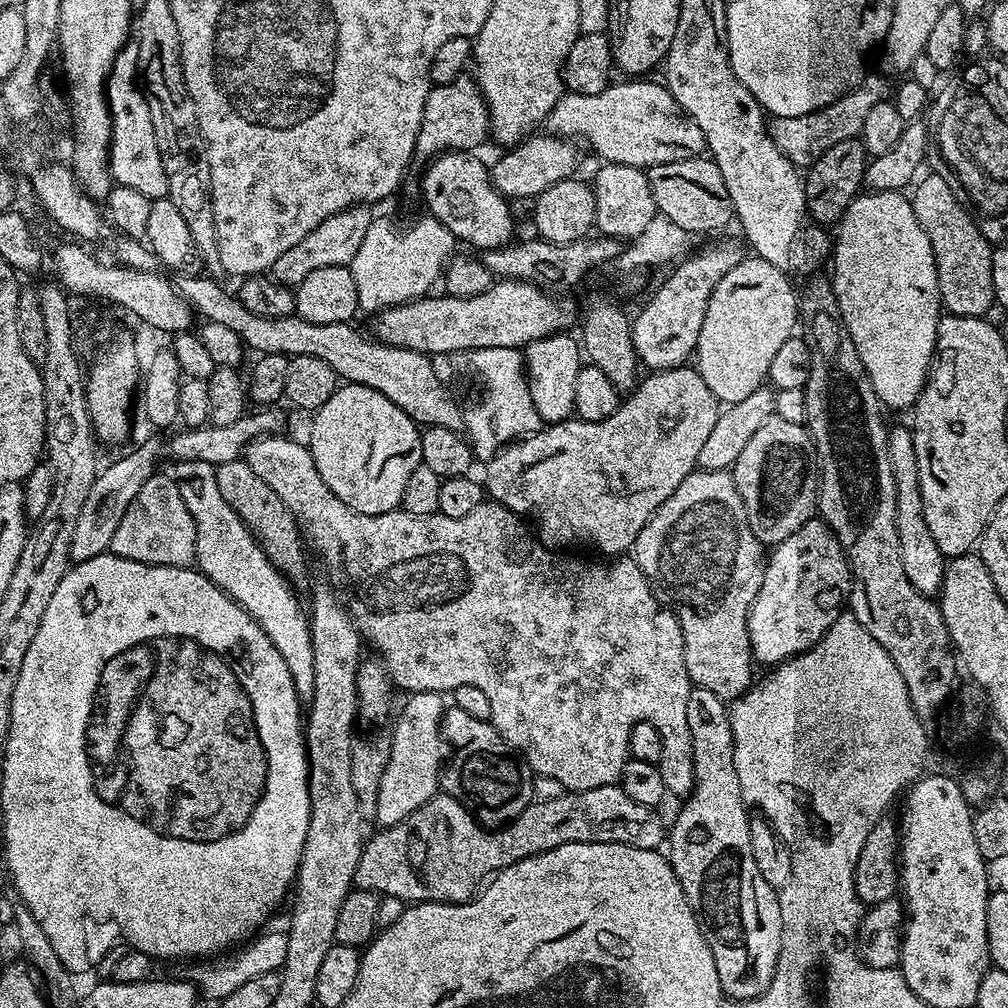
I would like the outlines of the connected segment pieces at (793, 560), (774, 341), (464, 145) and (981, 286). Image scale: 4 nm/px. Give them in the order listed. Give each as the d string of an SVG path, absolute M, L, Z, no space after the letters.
M819 518L807 520L790 538L771 549L764 565L762 586L748 611L748 633L752 658L757 665L775 666L791 656L812 648L824 637L825 630L845 611L852 591L852 571L848 569L848 556L830 526Z
M752 254L738 266L734 266L714 286L714 294L710 294L706 306L706 318L702 318L702 330L698 334L694 367L699 372L702 382L710 386L721 405L727 406L734 402L742 402L754 390L765 387L769 379L774 353L782 347L782 342L790 338L798 328L798 292L792 289L788 281L788 272L778 270L778 266L770 266L762 257Z
M471 75L454 78L454 82L437 84L428 91L426 110L422 110L422 126L416 139L416 156L435 158L441 152L472 152L490 136L488 106Z
M928 176L911 189L914 218L926 230L926 238L930 238L934 250L941 305L954 316L987 317L996 304L994 277L990 274L993 245L978 230L964 203L954 194L949 177L944 176Z

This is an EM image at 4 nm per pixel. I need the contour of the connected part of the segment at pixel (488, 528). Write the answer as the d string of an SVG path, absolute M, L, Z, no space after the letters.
M269 434L250 441L242 453L242 458L248 463L250 470L254 470L254 474L258 474L258 478L262 478L262 482L266 482L266 486L270 486L270 490L274 490L274 494L278 494L282 502L286 502L303 535L324 559L324 568L328 571L327 583L336 589L337 596L344 601L352 619L356 621L361 637L367 643L369 640L380 651L379 659L387 668L397 689L405 688L405 693L408 694L452 694L458 686L478 686L478 690L482 690L486 693L486 698L490 698L490 722L498 730L498 734L502 734L504 741L519 753L525 765L535 775L556 778L570 792L585 792L598 786L619 785L622 766L628 756L628 732L638 722L649 720L662 738L662 758L659 766L669 793L673 797L676 795L684 798L692 791L694 760L690 726L686 722L686 702L694 685L686 670L682 630L671 607L665 606L664 609L660 609L655 596L657 593L636 565L635 559L616 558L611 562L595 564L592 560L579 560L576 556L557 554L553 549L546 548L540 543L521 517L506 506L495 502L480 504L478 510L466 514L466 518L446 518L439 514L419 516L403 510L377 516L356 512L350 506L346 506L342 498L335 496L330 486L326 486L326 482L322 482L322 474L318 474L314 466L311 447L307 443L299 444L296 440L287 440L284 434Z

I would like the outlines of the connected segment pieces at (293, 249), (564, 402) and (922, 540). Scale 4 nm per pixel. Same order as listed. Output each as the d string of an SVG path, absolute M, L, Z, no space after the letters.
M353 206L334 214L322 222L322 226L314 226L314 230L310 230L302 242L290 246L290 250L284 251L278 257L278 262L274 262L270 270L272 279L280 284L295 286L302 282L302 278L314 274L314 270L322 270L326 266L349 267L354 254L358 254L358 246L362 246L362 238L366 238L366 230L370 230L374 219L372 210L368 206Z
M568 335L538 338L538 342L530 342L522 352L530 399L545 425L560 424L574 412L574 386L582 367L582 348L575 335Z
M911 427L888 428L888 457L896 483L896 525L898 550L902 554L902 570L906 570L906 578L910 578L910 586L914 586L914 590L918 590L924 596L935 597L943 586L946 557L942 550L938 550L938 542L934 542L930 526L926 526Z

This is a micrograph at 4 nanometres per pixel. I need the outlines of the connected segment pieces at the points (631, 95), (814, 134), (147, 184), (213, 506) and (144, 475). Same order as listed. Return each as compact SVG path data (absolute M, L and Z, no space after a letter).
M644 80L614 82L602 94L564 93L548 115L547 131L557 138L585 140L601 156L599 159L609 164L647 170L655 164L699 157L706 148L702 130L678 106L667 85Z
M884 74L875 75L868 77L865 75L859 82L853 84L844 95L838 97L834 102L830 102L824 108L818 109L817 112L802 114L798 118L777 116L769 119L768 133L774 146L778 146L778 150L782 150L782 154L786 154L786 158L790 158L792 164L804 170L813 164L822 153L830 150L830 146L838 146L838 142L857 139L862 130L862 122L866 122L869 110L878 106L878 102L889 99L890 96L889 77Z
M134 42L125 44L116 56L112 72L108 75L108 109L112 111L112 145L108 148L108 167L116 184L130 186L130 190L139 190L151 200L163 200L167 197L166 170L162 170L162 158L158 154L158 138L154 138L154 122L150 122L150 106L146 102L138 83L138 46Z
M178 460L171 465L170 475L176 481L178 494L182 494L182 502L186 502L186 510L194 518L196 527L196 564L199 571L203 572L227 593L232 600L236 600L254 619L262 626L262 630L274 642L274 646L286 662L290 674L294 678L296 694L301 701L311 701L314 694L314 650L312 649L312 630L309 617L300 609L300 600L295 596L293 585L279 570L272 565L270 558L262 550L259 542L252 537L252 531L230 510L230 502L222 498L218 491L218 478L216 465L210 462L197 460Z
M152 436L149 440L144 440L133 452L128 452L117 464L112 464L109 468L101 467L96 473L94 486L90 486L90 495L86 497L86 503L82 506L78 514L78 522L74 526L74 538L70 538L69 561L72 564L81 564L90 558L98 558L112 546L112 539L118 526L122 522L122 514L130 510L130 502L146 486L146 482L151 476L157 475L156 463L166 452L166 444L162 439Z

